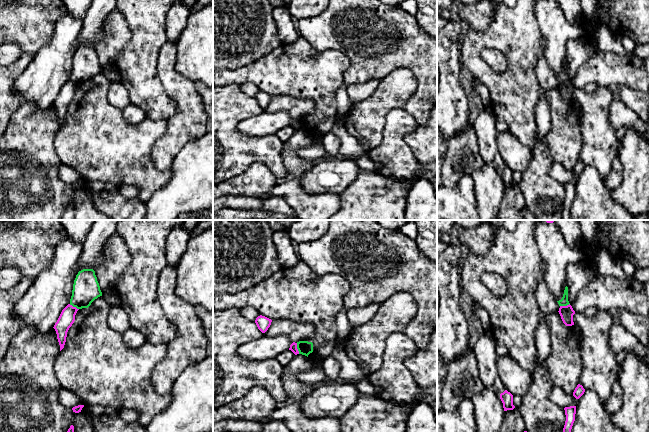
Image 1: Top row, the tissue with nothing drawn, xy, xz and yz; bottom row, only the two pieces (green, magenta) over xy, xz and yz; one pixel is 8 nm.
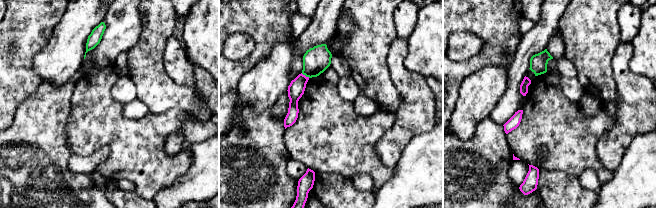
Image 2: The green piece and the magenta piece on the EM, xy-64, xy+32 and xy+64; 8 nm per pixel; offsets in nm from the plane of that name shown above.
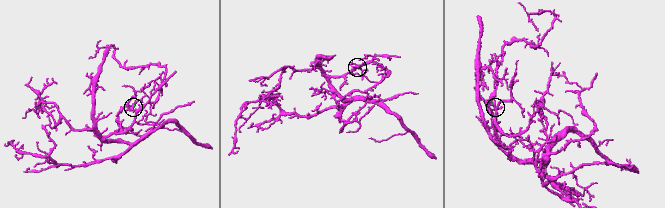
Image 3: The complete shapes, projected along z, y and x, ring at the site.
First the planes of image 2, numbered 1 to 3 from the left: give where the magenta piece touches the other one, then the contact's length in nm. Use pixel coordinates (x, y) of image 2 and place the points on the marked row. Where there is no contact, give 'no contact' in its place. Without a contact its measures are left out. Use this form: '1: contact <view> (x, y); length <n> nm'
1: no contact
2: contact xy+32 (305, 75); length 80 nm
3: no contact

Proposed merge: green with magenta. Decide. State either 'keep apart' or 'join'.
keep apart

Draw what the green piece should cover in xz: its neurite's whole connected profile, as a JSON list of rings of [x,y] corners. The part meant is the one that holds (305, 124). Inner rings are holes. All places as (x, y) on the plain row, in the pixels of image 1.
[[[299,117],[297,118],[297,125],[299,130],[308,133],[308,131],[313,128],[313,119],[308,117]]]

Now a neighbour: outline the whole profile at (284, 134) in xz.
[[[287,126],[279,130],[276,135],[284,143],[290,139],[294,133],[295,130],[291,126]]]

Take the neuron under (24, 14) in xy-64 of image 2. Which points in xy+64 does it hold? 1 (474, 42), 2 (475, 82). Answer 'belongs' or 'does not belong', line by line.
1: does not belong
2: does not belong

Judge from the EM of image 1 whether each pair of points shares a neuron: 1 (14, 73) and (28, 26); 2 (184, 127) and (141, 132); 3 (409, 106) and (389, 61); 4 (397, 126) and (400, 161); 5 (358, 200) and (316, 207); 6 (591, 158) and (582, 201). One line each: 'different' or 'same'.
1: same
2: different
3: same
4: same
5: different
6: different

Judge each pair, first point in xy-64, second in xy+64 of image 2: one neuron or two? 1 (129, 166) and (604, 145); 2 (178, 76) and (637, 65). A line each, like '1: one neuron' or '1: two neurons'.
1: two neurons
2: two neurons

